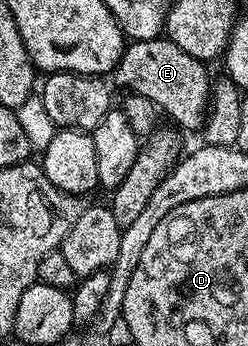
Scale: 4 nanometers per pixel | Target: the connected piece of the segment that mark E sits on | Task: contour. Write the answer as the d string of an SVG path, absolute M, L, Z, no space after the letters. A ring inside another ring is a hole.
M161 35L145 41L132 41L125 48L120 62L114 70L115 84L128 93L146 95L156 104L161 114L172 119L171 124L184 129L203 130L204 120L209 113L209 97L212 95L213 78L208 78L209 66L186 55L182 47Z

